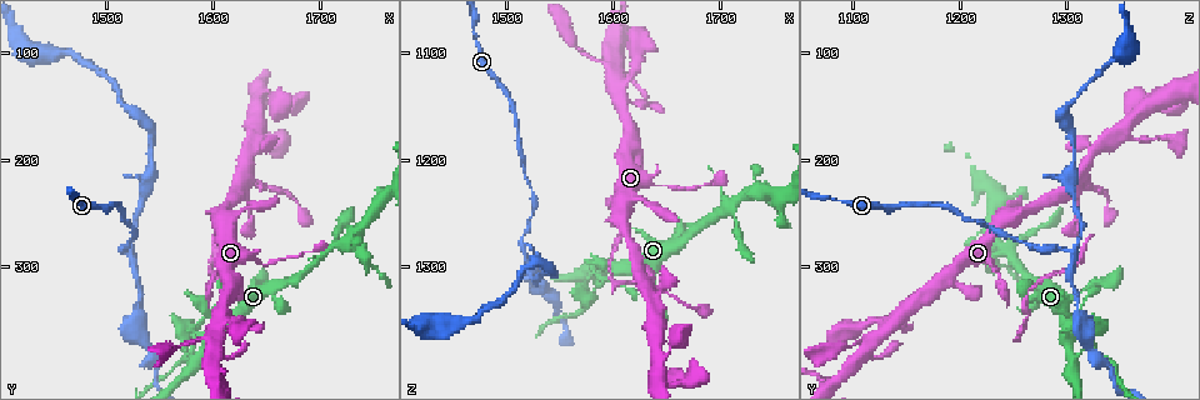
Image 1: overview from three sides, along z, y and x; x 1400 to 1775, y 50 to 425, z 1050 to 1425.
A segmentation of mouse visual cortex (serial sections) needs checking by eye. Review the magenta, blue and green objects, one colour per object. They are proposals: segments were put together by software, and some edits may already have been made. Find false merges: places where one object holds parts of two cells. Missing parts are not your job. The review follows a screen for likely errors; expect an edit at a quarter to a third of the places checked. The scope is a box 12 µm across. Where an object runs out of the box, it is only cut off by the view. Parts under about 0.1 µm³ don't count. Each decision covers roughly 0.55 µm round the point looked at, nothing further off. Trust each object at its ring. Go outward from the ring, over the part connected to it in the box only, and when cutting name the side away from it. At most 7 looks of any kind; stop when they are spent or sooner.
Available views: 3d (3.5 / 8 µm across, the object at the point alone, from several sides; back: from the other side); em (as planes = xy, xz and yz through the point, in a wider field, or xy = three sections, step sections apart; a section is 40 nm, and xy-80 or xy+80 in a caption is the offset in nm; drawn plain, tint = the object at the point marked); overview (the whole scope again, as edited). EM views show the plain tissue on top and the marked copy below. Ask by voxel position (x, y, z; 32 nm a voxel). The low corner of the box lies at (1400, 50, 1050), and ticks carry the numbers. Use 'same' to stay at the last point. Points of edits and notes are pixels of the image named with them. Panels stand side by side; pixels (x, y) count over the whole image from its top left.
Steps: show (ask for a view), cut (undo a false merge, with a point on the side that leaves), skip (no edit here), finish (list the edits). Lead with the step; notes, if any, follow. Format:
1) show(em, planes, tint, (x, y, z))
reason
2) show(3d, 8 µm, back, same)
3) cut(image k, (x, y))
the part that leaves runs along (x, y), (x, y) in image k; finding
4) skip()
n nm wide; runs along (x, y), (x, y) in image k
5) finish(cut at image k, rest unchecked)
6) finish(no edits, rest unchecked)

show(3d, 3.5 µm, (1726, 276, 1236))
a fork

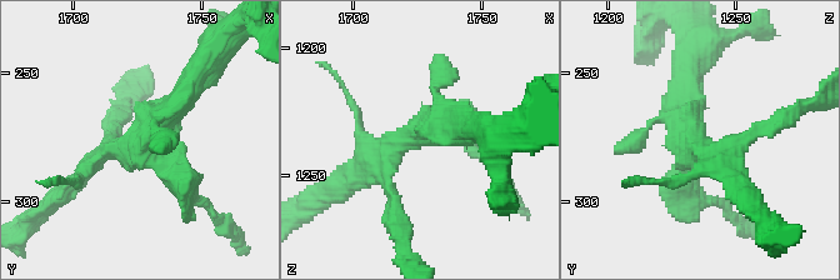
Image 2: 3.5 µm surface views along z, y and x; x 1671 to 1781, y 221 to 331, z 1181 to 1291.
show(em, planes, tint, (1727, 276, 1233))
now the EM

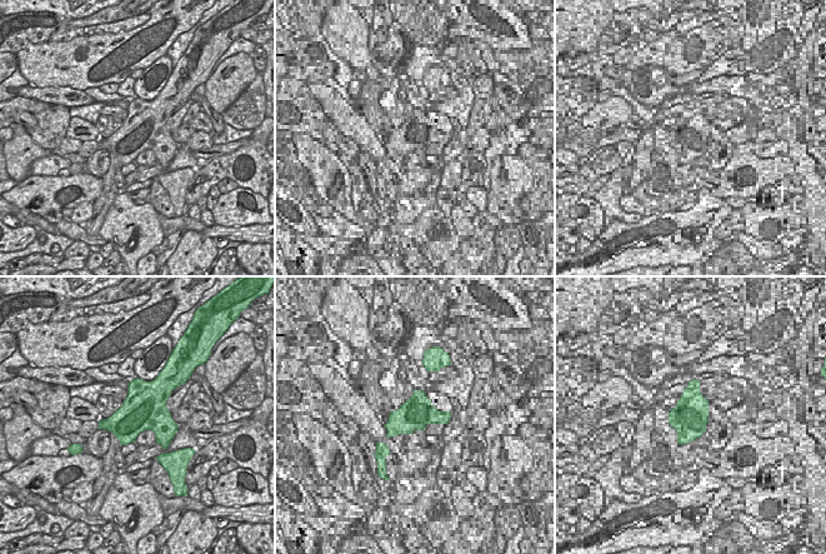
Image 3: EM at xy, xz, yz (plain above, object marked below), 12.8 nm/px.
skip()
550 nm wide; runs along (79, 178), (194, 74) in image 2; one cell here

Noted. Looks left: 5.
show(3d, 3.5 µm, (1570, 366, 1320))
thick turns thin

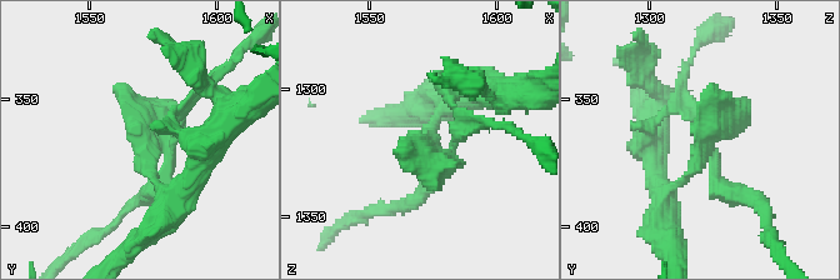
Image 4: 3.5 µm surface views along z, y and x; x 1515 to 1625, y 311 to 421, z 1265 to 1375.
show(em, planes, tint, (1572, 368, 1322))

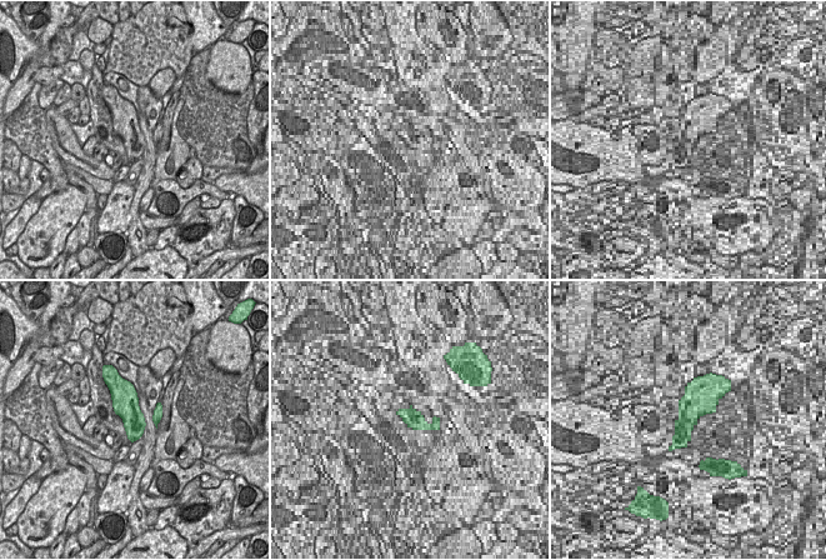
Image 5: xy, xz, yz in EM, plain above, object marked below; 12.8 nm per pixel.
cut(image 4, (726, 194))
a second cell is stuck on

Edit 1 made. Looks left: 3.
show(overview)

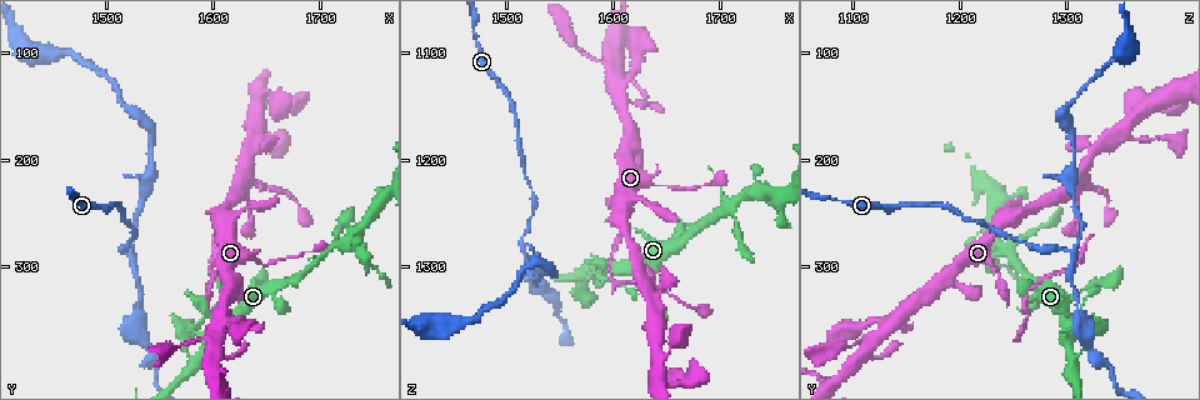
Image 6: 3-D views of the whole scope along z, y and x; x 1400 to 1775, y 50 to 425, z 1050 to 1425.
show(3d, 3.5 µm, back, (1520, 286, 1300))
arms part here

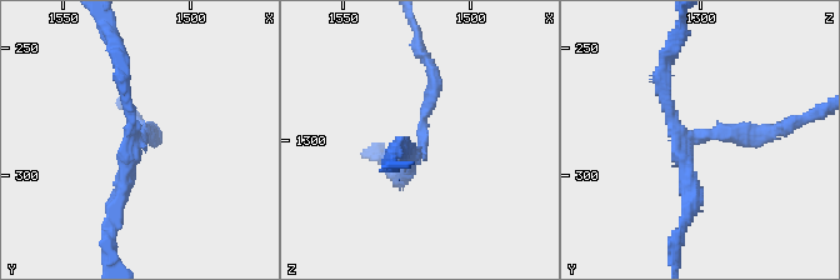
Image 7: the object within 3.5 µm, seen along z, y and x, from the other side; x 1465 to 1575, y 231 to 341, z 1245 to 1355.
show(em, planes, tint, (1519, 284, 1302))
3 arms; arms of 150, 200, 200 nm

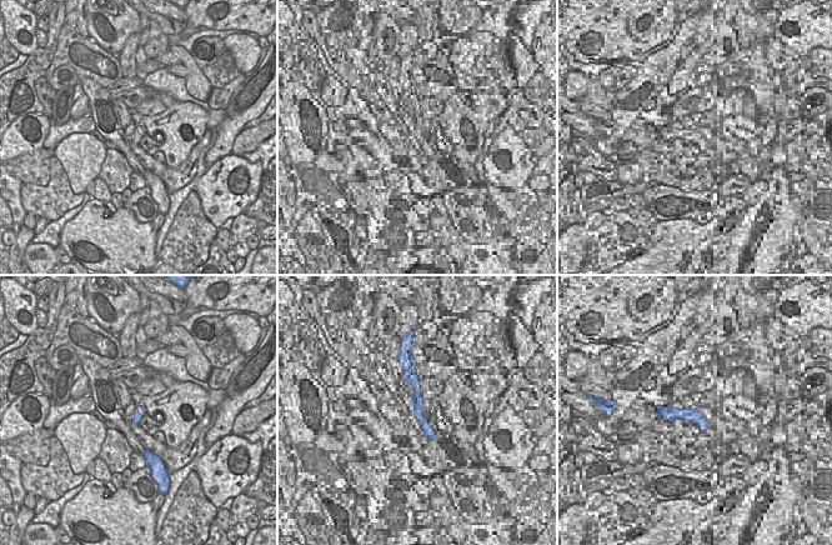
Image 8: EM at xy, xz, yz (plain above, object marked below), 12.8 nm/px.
skip()
runs along (775, 133), (685, 136), (663, 71) in image 7; continuous, no second cell

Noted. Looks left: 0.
finish(cut at image 4, rest unchecked)

